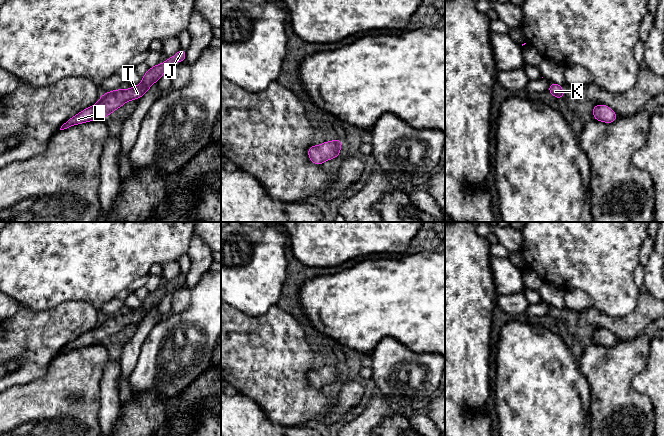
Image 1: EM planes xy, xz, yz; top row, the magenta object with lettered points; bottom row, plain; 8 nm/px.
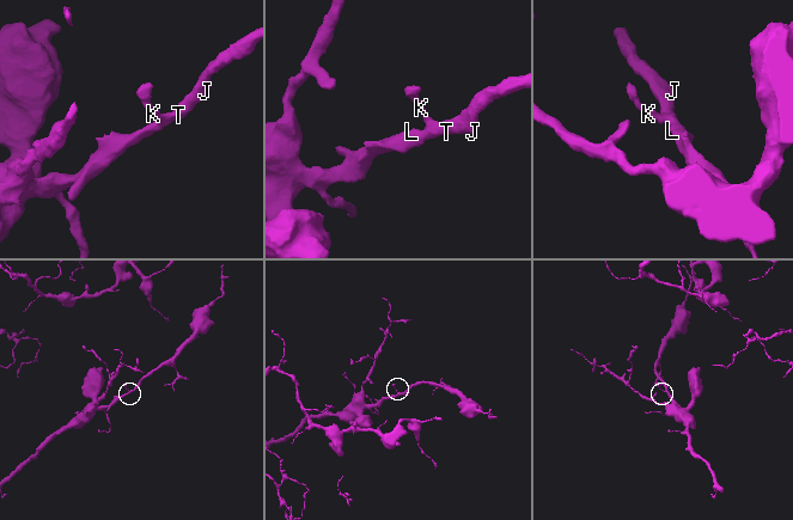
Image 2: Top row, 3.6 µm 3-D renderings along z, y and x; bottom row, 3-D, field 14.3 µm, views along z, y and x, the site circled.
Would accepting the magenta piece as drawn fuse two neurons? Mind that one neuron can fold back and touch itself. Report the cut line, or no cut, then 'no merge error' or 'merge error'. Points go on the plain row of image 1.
no cut | no merge error

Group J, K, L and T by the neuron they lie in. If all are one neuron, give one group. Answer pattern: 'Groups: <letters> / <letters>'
Groups: J K L T

